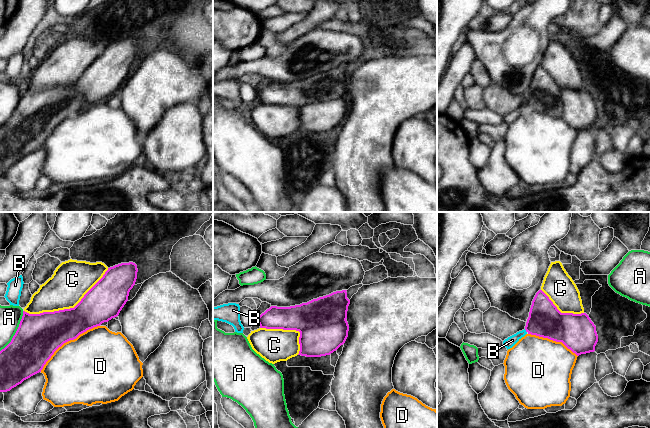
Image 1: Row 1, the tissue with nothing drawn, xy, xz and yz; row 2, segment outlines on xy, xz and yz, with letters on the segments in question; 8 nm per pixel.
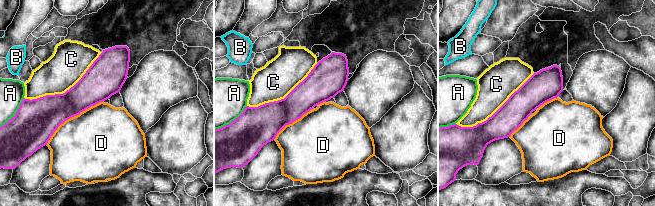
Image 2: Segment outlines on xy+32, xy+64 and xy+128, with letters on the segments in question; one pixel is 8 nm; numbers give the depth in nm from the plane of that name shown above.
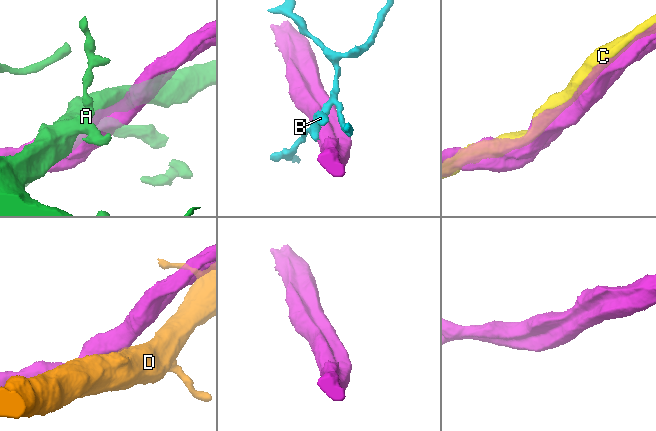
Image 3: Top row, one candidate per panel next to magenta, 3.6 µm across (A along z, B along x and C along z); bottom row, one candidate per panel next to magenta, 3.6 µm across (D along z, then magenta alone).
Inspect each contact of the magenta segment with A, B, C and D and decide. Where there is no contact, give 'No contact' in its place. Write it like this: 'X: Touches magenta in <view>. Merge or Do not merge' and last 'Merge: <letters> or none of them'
A: Touches magenta in xy. Do not merge
B: Touches magenta in yz. Do not merge
C: Touches magenta in xy. Merge
D: Touches magenta in xy. Do not merge
Merge: C

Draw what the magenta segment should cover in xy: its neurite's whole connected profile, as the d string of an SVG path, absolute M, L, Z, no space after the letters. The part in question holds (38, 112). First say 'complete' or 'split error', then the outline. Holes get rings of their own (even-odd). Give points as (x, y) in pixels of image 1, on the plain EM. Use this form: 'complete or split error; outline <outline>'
split error; outline M68 36L62 38L54 50L35 68L24 84L19 103L11 118L0 127L0 168L10 167L24 156L41 148L46 138L64 119L76 115L89 105L100 102L119 91L128 77L130 66L137 55L137 41L121 39L108 44L102 38Z

